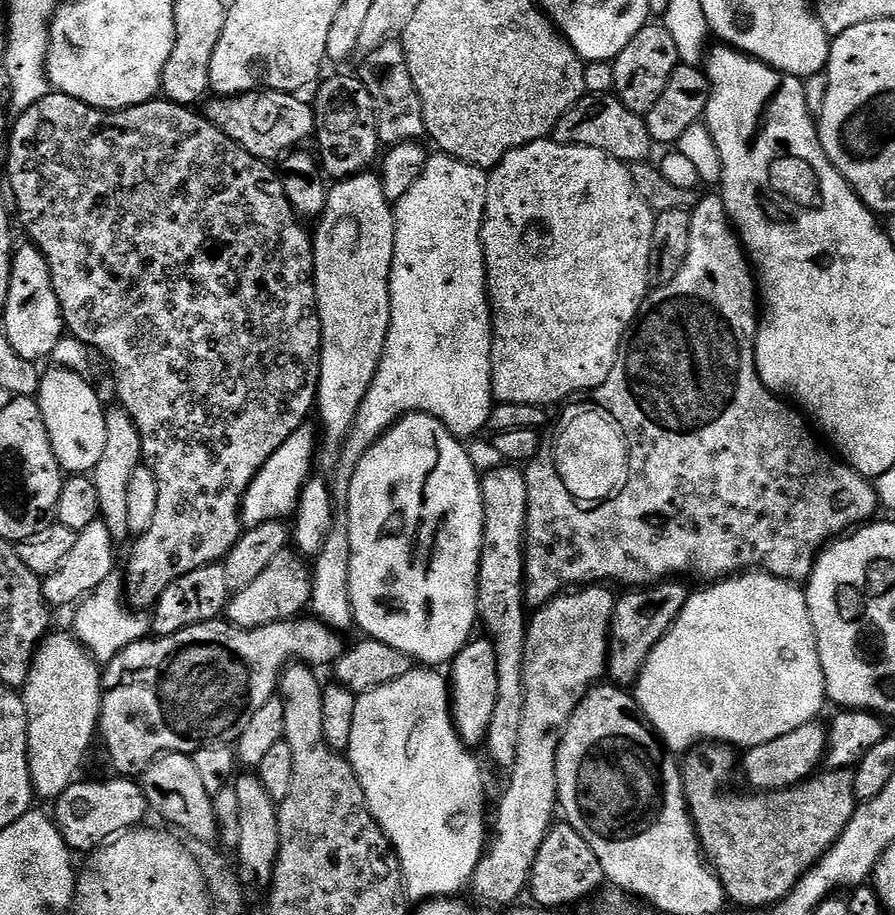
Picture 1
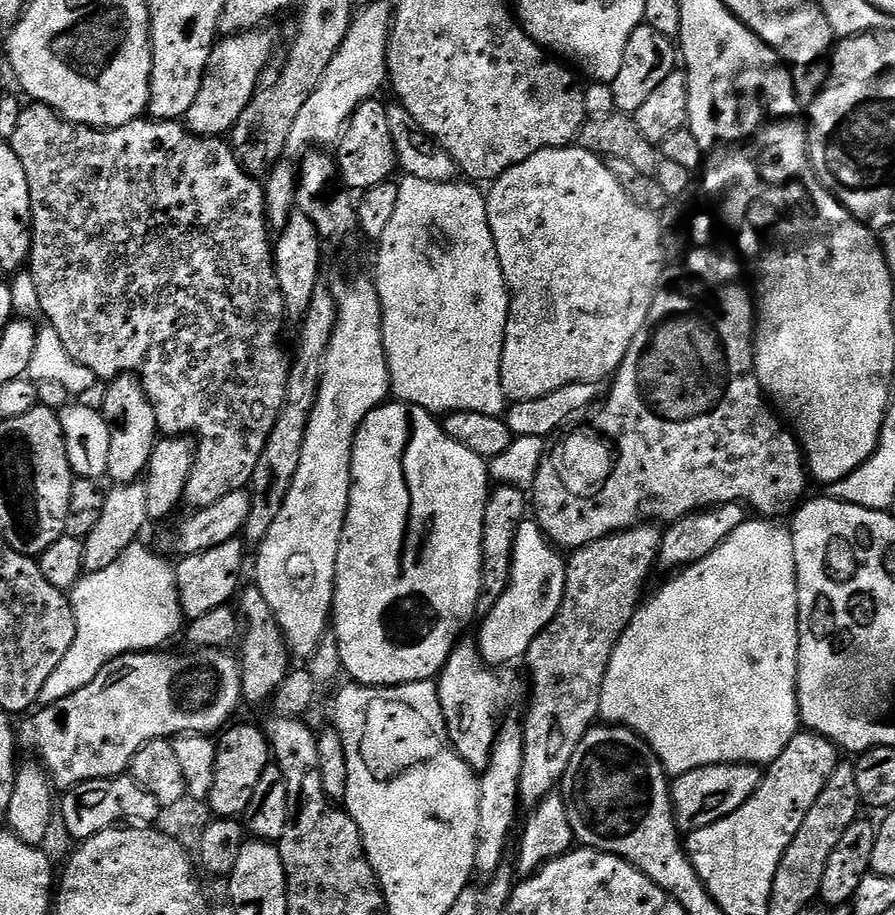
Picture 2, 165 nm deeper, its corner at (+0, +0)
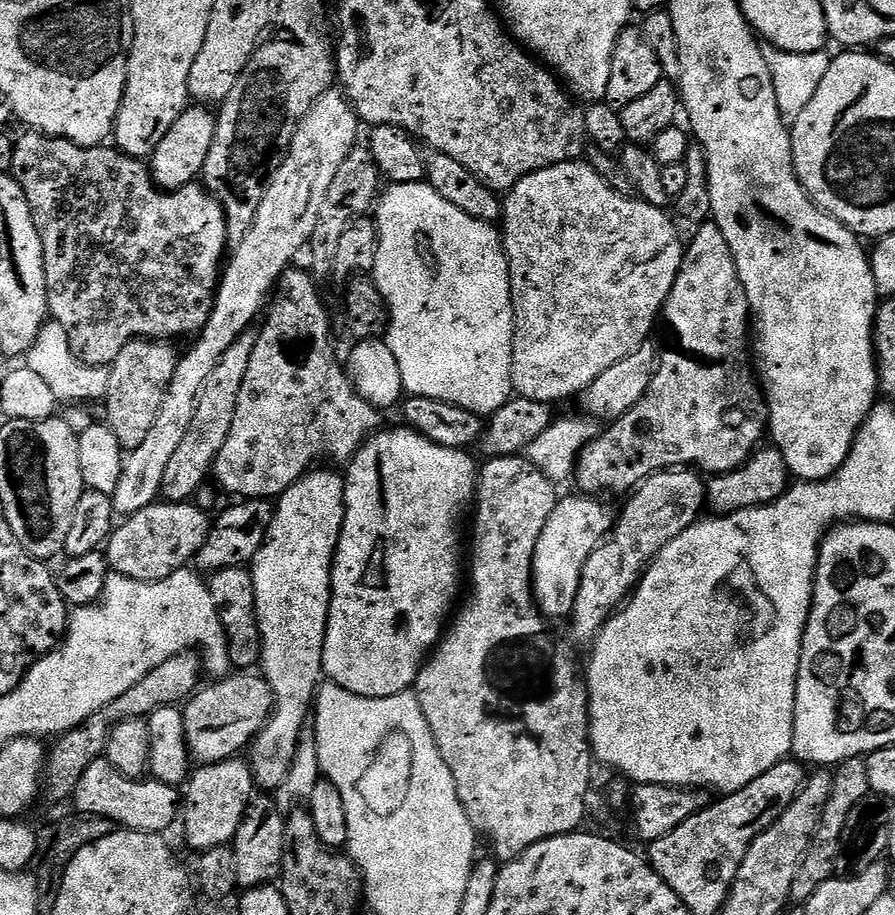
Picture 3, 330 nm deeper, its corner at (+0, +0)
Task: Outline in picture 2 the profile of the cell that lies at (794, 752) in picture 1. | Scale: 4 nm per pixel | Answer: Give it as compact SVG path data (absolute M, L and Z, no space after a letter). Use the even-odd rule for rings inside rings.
M715 764L690 770L671 781L672 809L676 811L676 826L687 834L710 826L738 810L758 790L762 772L754 764Z

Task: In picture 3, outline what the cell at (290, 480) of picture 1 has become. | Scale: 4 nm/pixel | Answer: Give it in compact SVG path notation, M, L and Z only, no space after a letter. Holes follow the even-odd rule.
M195 503L151 504L146 506L146 510L138 510L127 517L109 536L106 545L108 567L117 576L125 576L143 584L170 578L170 574L195 561L198 550L206 542L209 527L209 513L197 508Z

